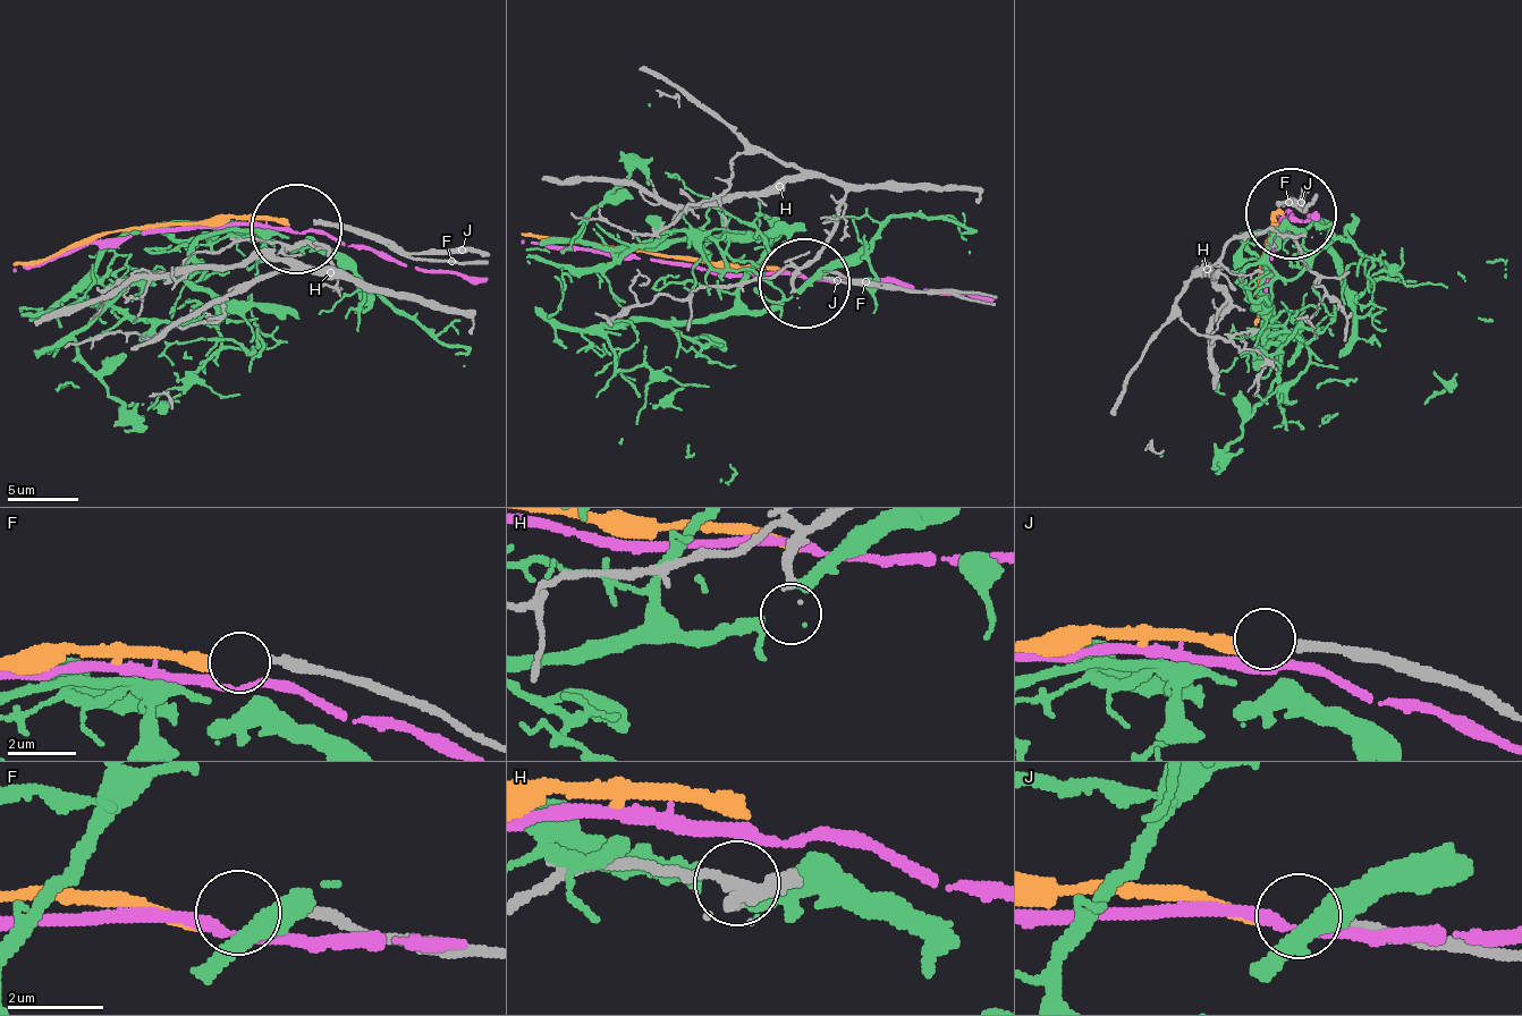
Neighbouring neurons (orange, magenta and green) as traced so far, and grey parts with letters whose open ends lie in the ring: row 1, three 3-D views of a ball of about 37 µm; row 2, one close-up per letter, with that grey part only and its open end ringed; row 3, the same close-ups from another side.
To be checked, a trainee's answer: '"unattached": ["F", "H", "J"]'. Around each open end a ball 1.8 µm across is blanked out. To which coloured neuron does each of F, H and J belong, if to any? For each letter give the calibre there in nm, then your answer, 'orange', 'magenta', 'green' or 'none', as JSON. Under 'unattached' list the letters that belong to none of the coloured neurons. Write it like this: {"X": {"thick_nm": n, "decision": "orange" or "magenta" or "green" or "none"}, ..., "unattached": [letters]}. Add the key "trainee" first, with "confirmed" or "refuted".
{"trainee": "refuted", "F": {"thick_nm": 240, "decision": "none"}, "H": {"thick_nm": 260, "decision": "none"}, "J": {"thick_nm": 280, "decision": "orange"}, "unattached": ["F", "H"]}

